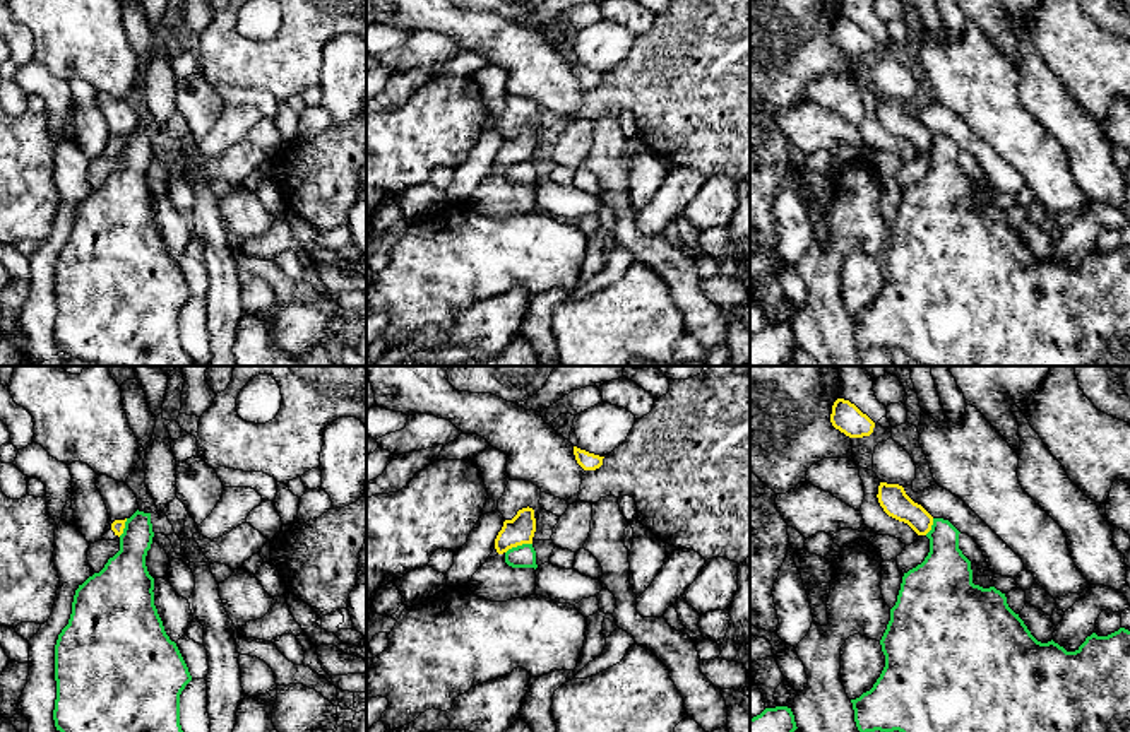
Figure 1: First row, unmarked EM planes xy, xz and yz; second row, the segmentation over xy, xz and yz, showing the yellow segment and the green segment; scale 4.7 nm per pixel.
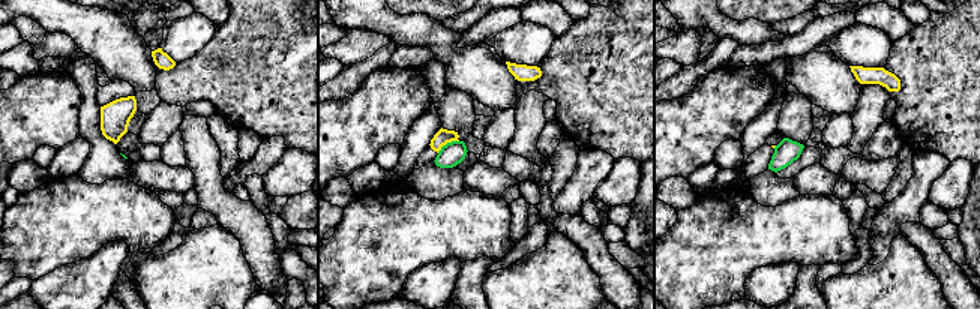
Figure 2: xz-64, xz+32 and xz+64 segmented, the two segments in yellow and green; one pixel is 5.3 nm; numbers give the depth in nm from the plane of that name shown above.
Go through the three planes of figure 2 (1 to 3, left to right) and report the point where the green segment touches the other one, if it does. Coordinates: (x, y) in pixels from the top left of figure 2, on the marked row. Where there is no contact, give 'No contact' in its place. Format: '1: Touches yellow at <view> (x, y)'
1: No contact
2: Touches yellow at xz+32 (447, 141)
3: No contact

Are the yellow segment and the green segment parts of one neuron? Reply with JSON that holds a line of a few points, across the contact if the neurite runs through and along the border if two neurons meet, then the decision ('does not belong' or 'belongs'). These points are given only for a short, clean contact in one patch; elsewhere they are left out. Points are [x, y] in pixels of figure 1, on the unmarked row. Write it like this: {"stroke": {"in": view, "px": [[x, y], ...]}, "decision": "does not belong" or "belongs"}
{"stroke": {"in": "xz", "px": [[531, 159], [512, 163], [505, 170]]}, "decision": "does not belong"}

